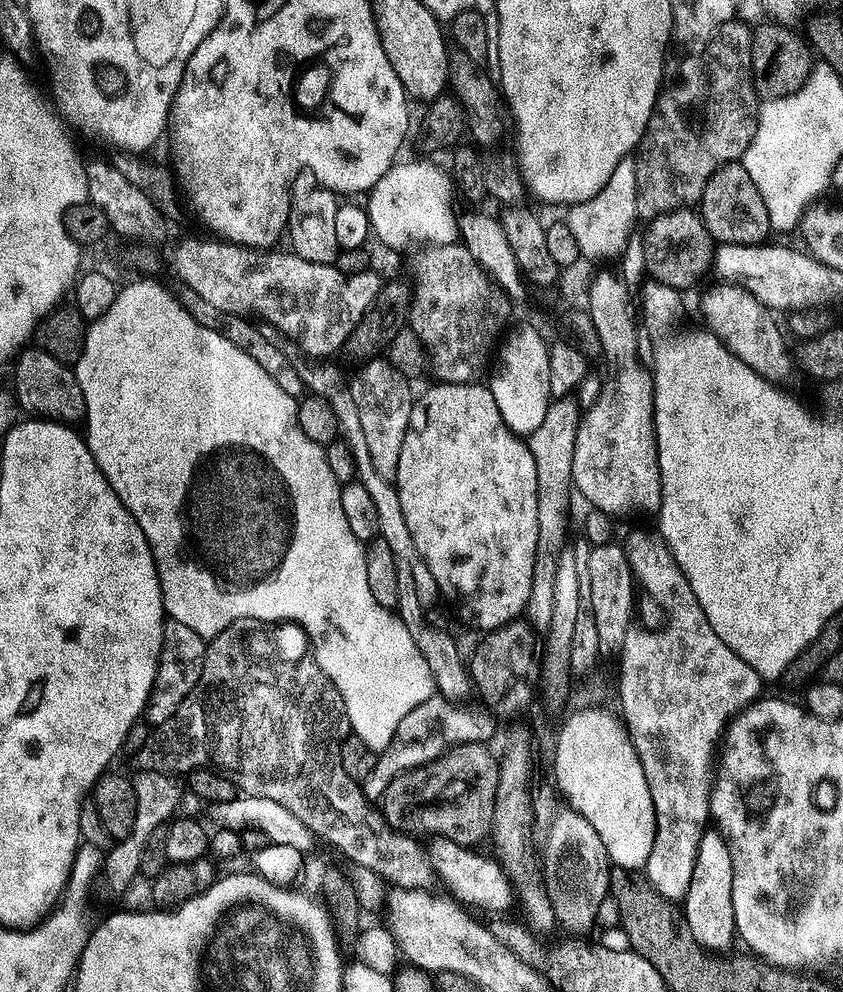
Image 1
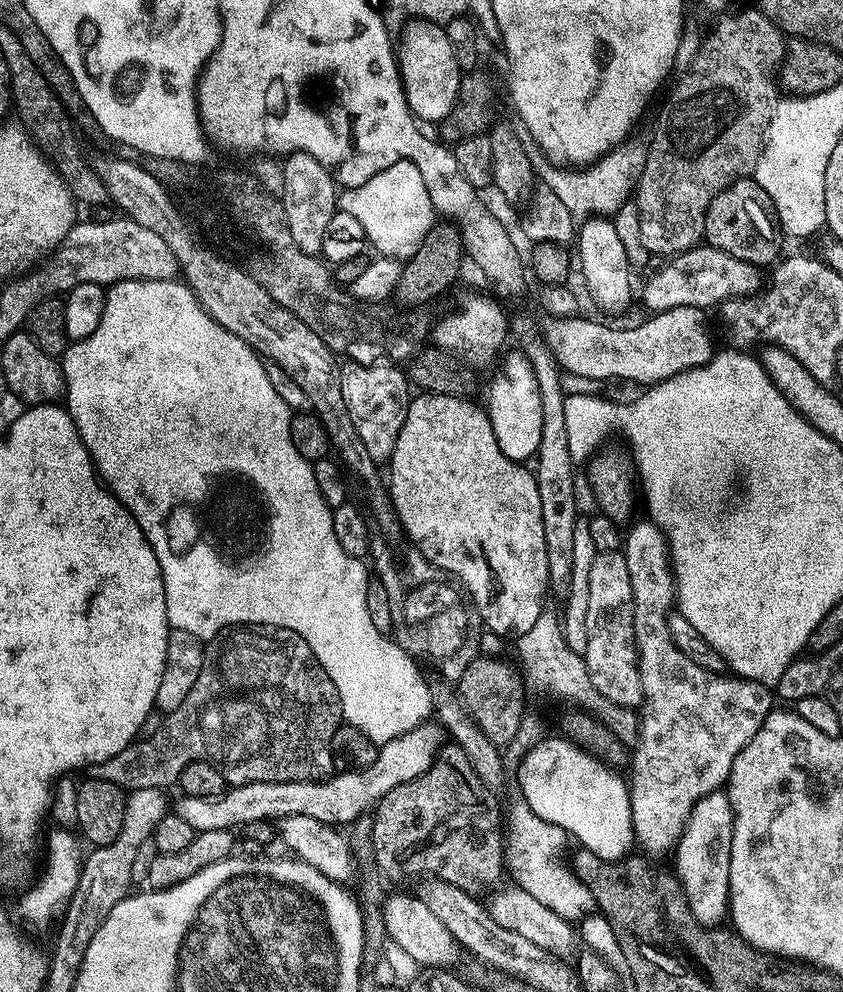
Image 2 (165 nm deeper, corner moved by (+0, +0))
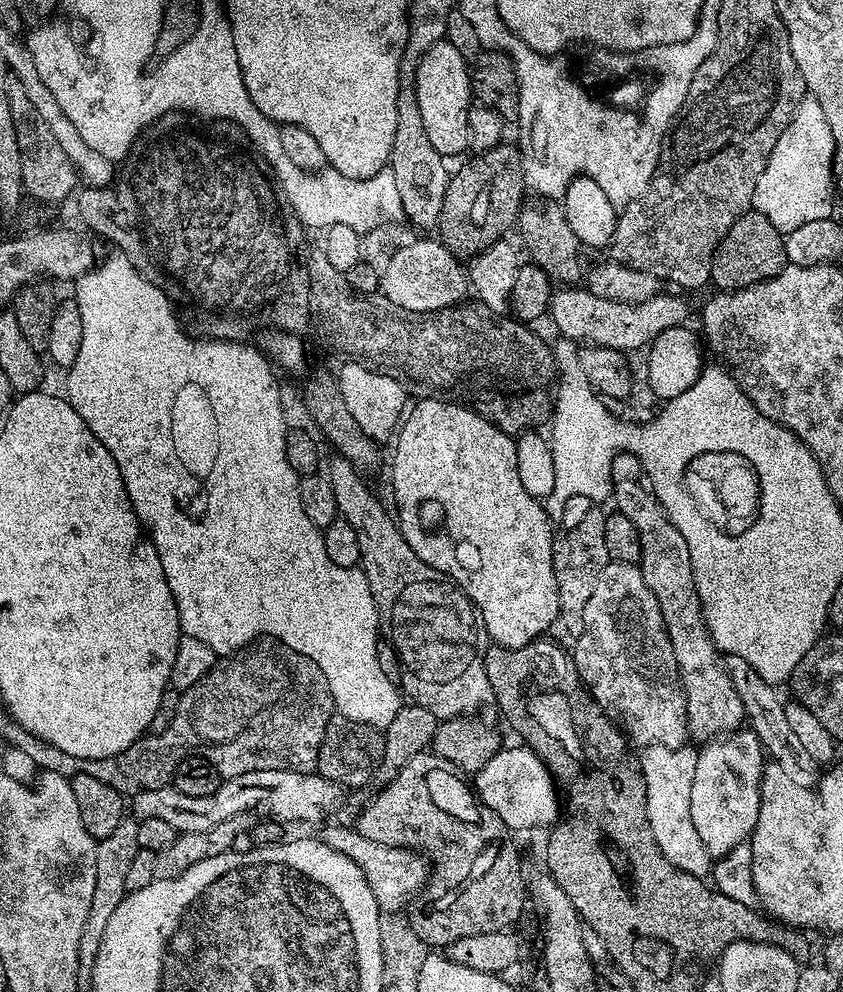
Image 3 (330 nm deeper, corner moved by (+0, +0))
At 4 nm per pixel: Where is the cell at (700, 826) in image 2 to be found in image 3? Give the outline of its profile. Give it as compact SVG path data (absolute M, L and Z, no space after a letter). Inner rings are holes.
M744 726L707 741L697 751L694 782L690 786L690 818L709 857L722 857L751 837L758 822L760 781L766 772L764 760L766 753L763 745Z

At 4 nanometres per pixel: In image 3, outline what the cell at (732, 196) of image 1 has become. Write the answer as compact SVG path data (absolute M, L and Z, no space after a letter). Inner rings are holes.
M749 210L743 212L730 226L726 238L712 255L713 285L722 292L734 292L737 288L745 288L777 276L781 268L785 267L784 236L770 226L770 222L761 212Z

